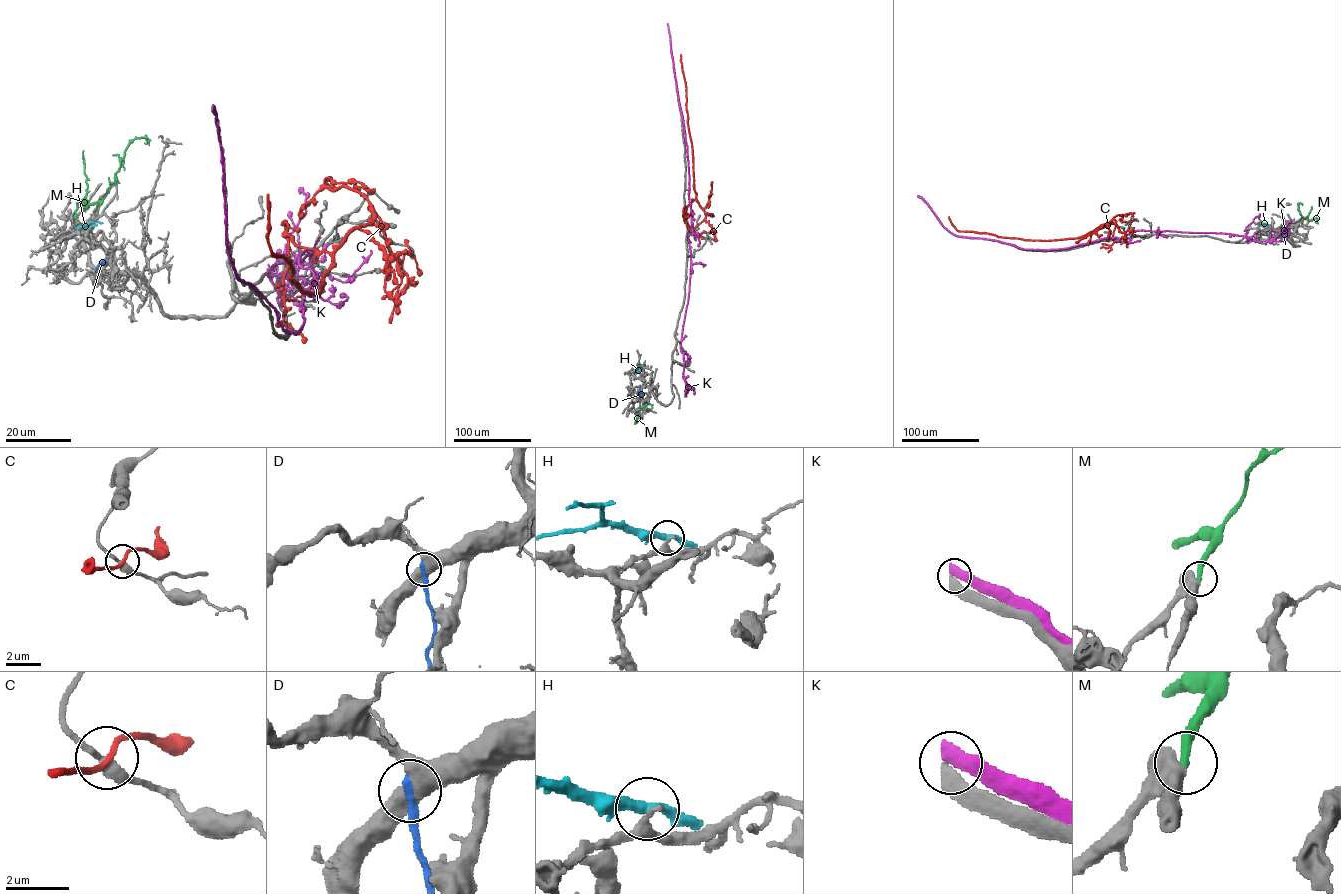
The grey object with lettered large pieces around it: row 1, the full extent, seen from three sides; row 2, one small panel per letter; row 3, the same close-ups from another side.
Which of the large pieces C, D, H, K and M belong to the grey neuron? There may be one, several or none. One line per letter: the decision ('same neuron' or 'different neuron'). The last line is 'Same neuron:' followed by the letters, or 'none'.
C: different neuron
D: different neuron
H: different neuron
K: different neuron
M: same neuron
Same neuron: M

